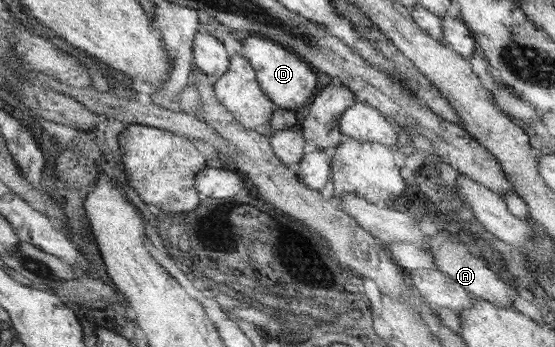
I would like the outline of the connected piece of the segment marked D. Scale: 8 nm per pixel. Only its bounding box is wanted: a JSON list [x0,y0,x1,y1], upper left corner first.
[239,35,317,110]

